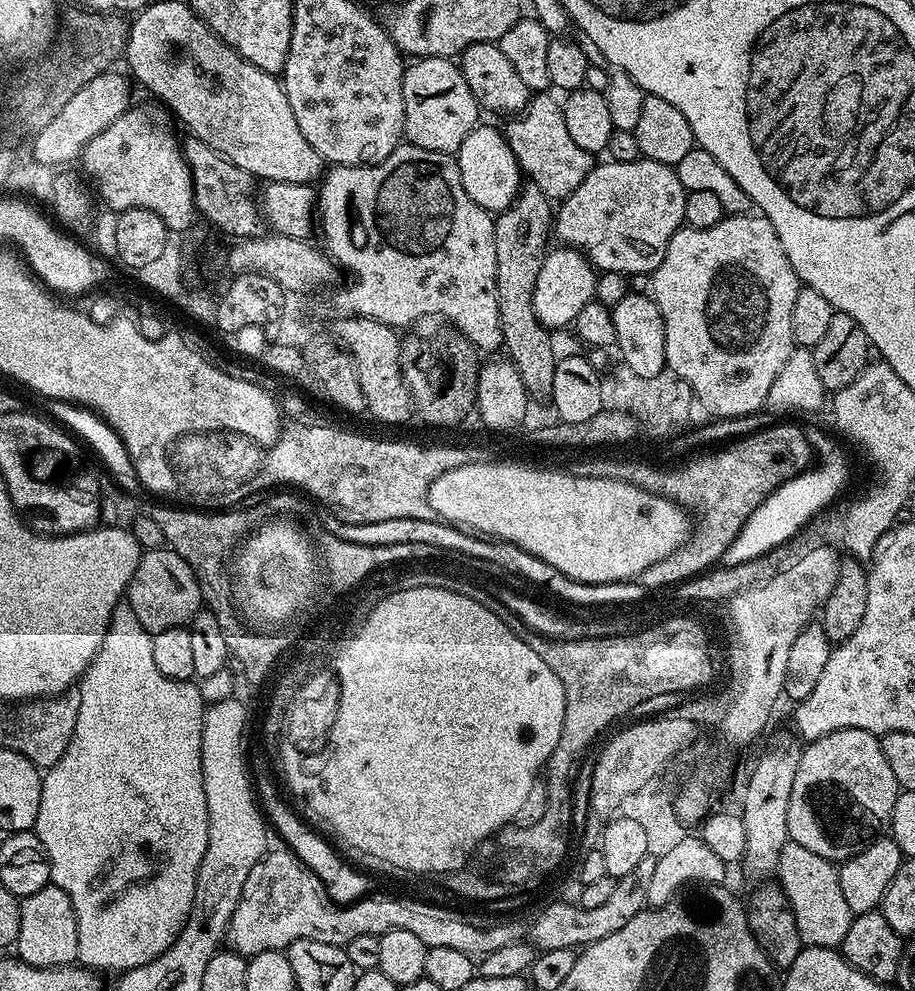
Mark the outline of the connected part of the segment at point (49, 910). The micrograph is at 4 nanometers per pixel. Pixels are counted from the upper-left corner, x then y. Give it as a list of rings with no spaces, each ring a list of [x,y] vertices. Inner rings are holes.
[[[49,882],[38,894],[23,897],[20,902],[22,926],[18,929],[18,938],[14,952],[35,968],[61,968],[64,964],[76,964],[78,960],[78,922],[70,894],[58,885]]]

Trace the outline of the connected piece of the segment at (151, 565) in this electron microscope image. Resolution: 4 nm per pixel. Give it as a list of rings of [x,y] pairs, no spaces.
[[[167,546],[150,549],[141,555],[138,566],[128,583],[126,602],[130,606],[130,610],[134,610],[134,615],[138,617],[138,622],[142,622],[145,630],[153,634],[162,630],[191,625],[192,619],[202,611],[202,597],[200,595],[200,587],[198,586],[198,578],[194,574],[194,570],[190,570],[187,562]]]

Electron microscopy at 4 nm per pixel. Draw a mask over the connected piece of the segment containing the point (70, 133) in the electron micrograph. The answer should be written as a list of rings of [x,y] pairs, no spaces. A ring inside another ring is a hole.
[[[109,70],[94,78],[93,81],[87,82],[86,86],[82,86],[74,98],[59,111],[54,122],[49,123],[41,133],[36,135],[33,141],[34,156],[39,161],[36,161],[39,165],[68,164],[75,156],[77,159],[90,142],[90,138],[102,134],[102,130],[110,126],[110,122],[114,122],[128,111],[130,107],[128,99],[132,96],[133,85],[123,71],[122,73],[116,71]]]

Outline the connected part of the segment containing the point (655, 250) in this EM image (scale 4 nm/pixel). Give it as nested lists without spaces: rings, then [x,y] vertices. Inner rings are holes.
[[[609,159],[608,164],[597,163],[590,170],[590,174],[586,174],[586,182],[582,182],[582,186],[578,186],[578,190],[574,190],[574,194],[567,196],[564,201],[555,209],[554,212],[554,236],[556,236],[561,245],[571,246],[580,249],[589,260],[592,261],[593,268],[601,273],[608,271],[616,271],[623,274],[630,272],[645,272],[651,274],[656,271],[658,265],[662,262],[662,258],[666,254],[666,246],[670,242],[670,238],[684,224],[684,207],[686,206],[686,189],[682,186],[682,182],[678,182],[678,174],[675,167],[662,162],[654,162],[653,160],[639,159],[634,162],[618,162]]]

